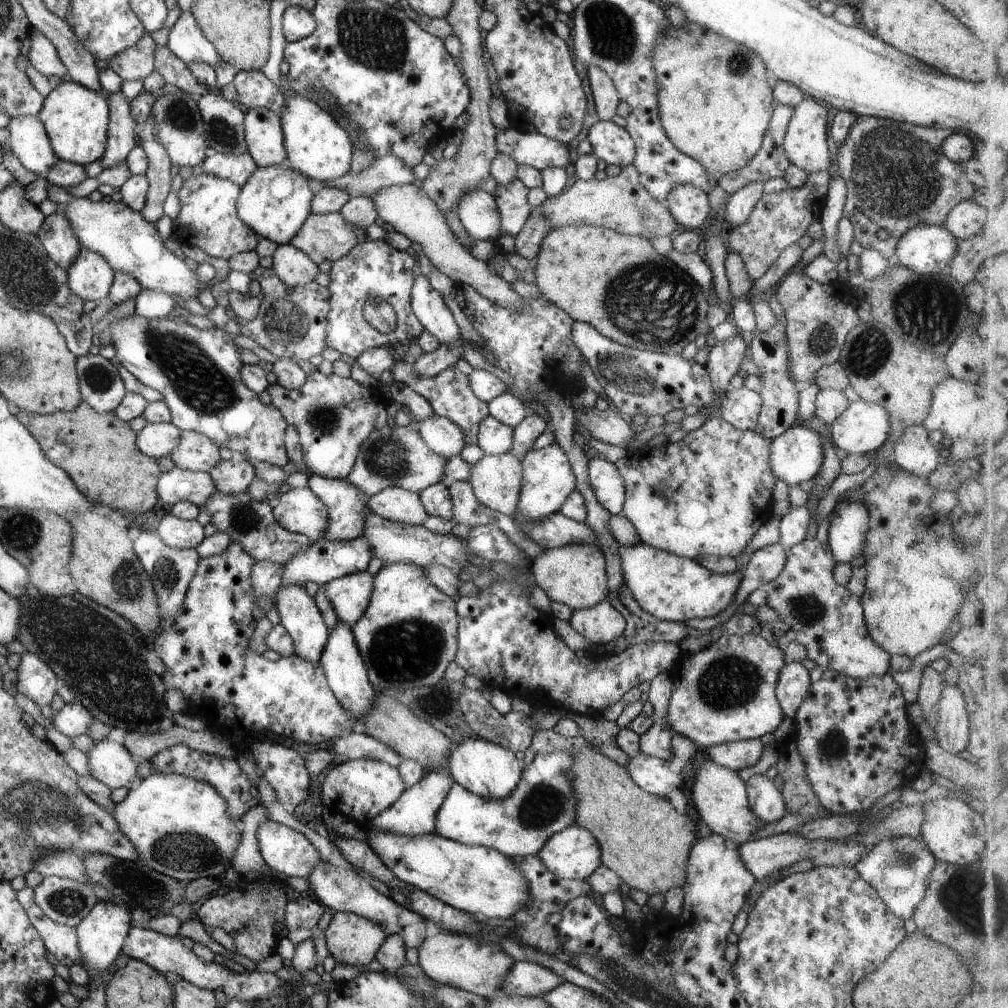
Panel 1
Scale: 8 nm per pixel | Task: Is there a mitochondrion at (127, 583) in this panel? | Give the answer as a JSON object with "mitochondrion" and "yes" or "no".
{"mitochondrion":"yes"}

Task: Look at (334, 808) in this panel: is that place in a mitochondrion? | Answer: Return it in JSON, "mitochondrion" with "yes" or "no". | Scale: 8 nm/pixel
{"mitochondrion":"no"}

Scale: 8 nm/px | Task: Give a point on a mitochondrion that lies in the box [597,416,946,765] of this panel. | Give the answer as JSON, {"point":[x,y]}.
{"point":[731,682]}

